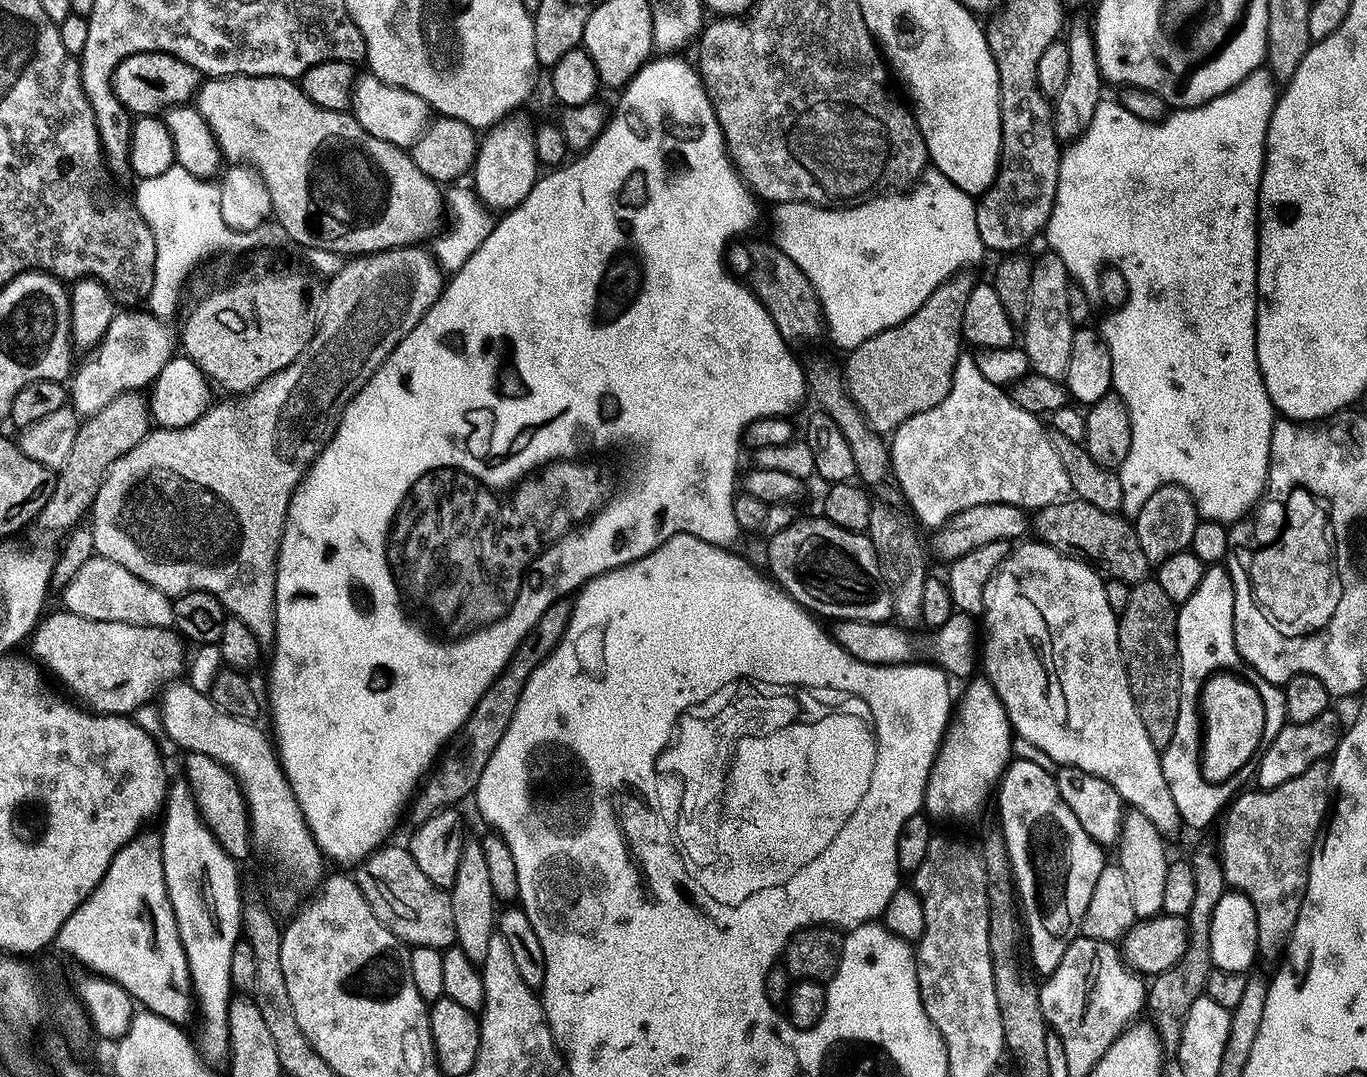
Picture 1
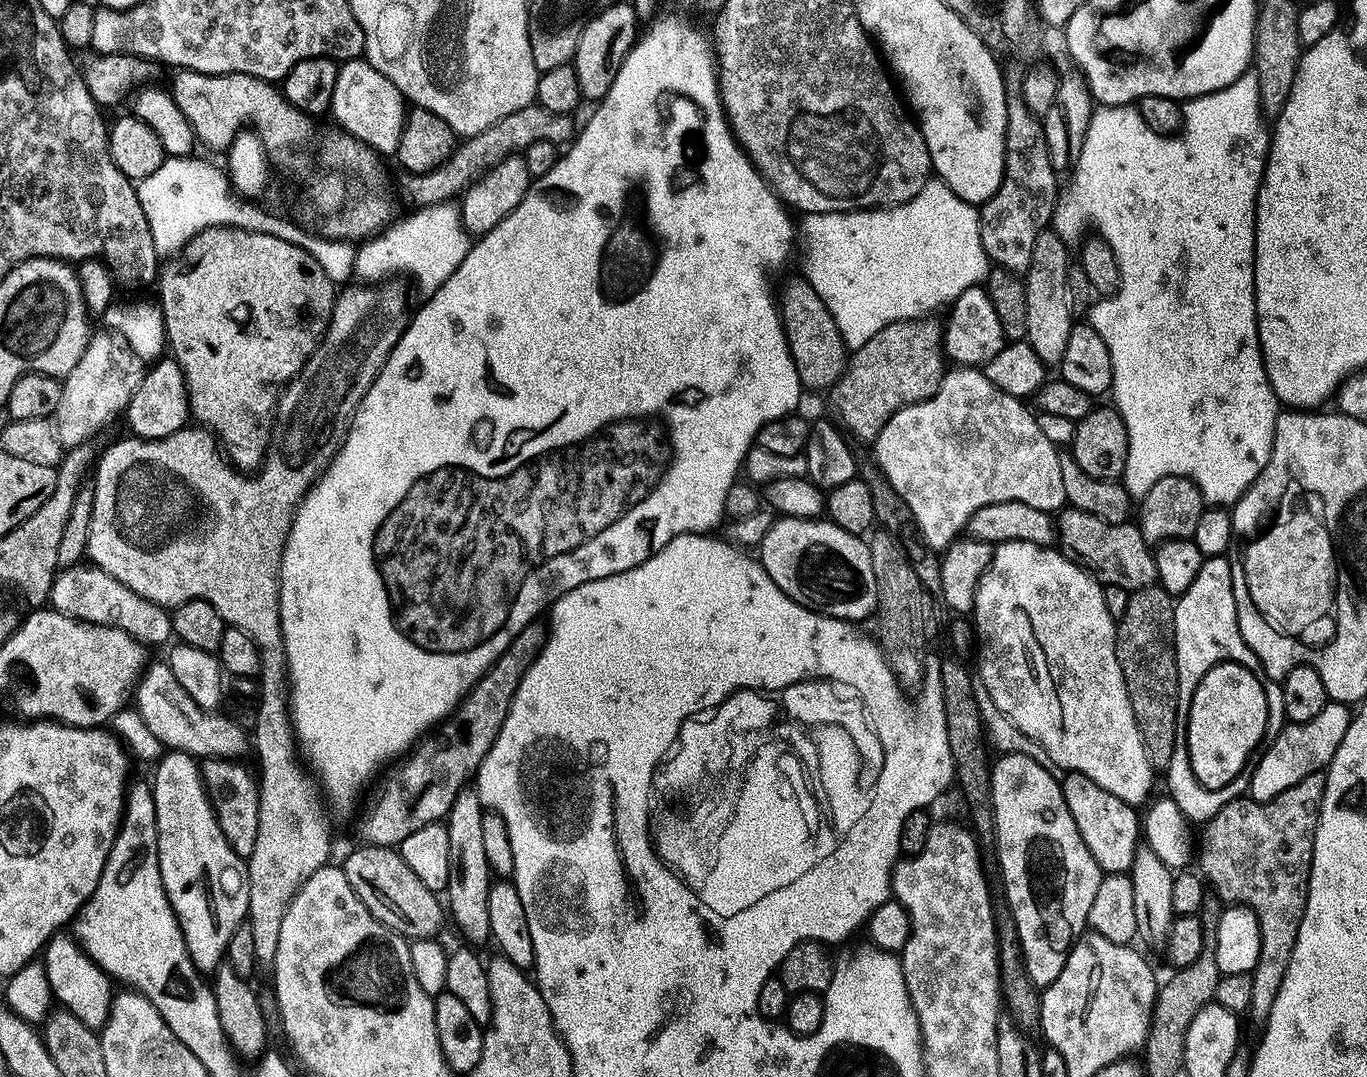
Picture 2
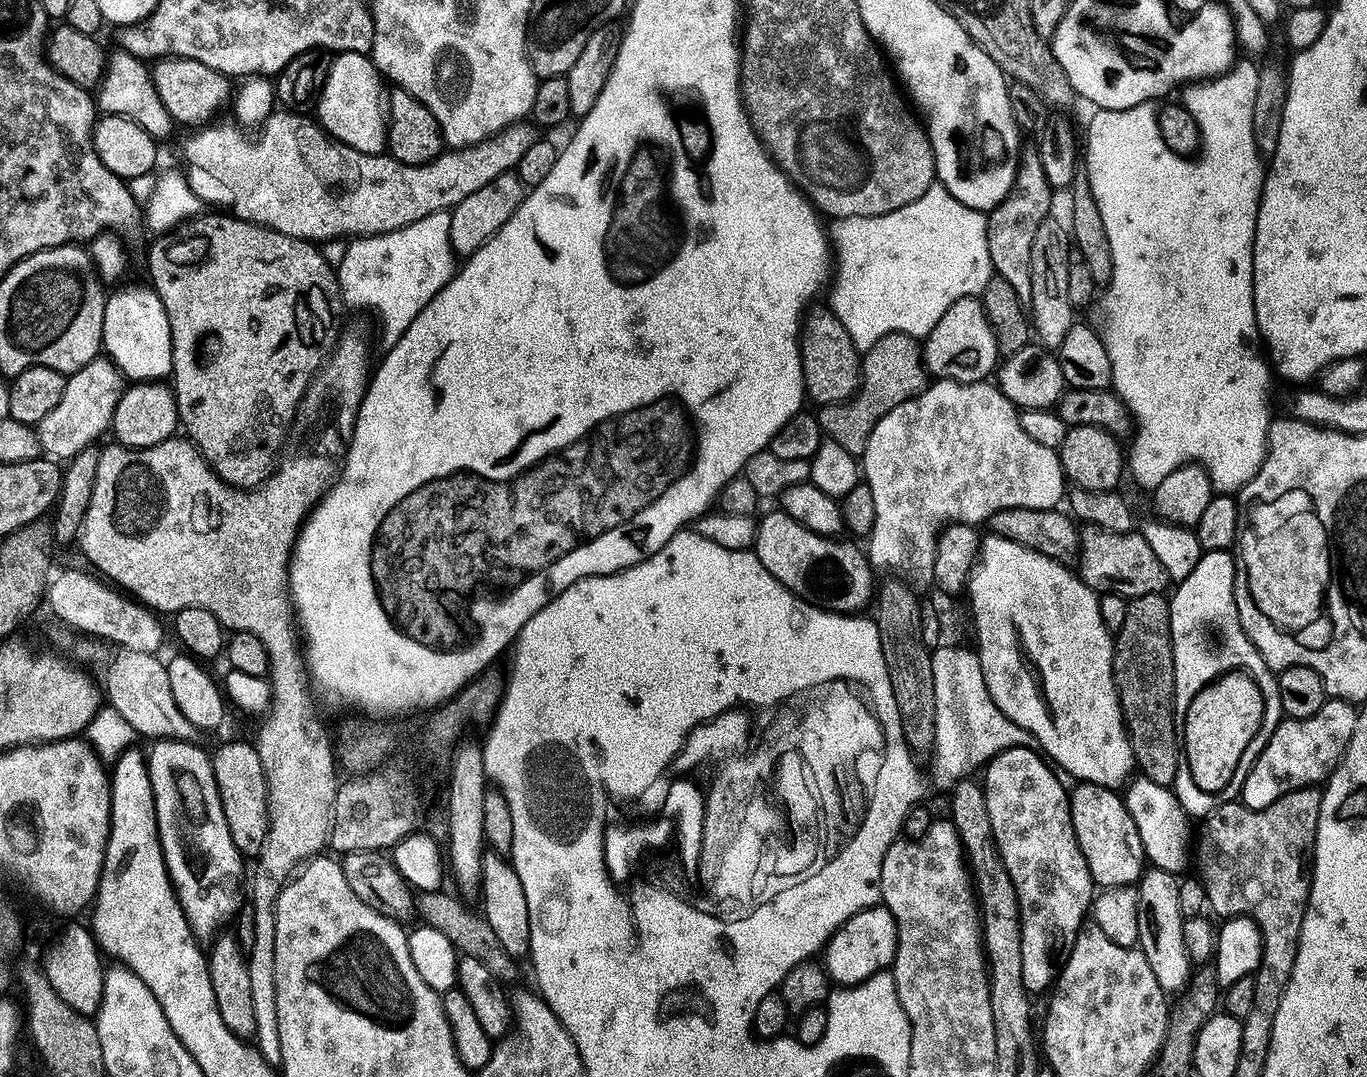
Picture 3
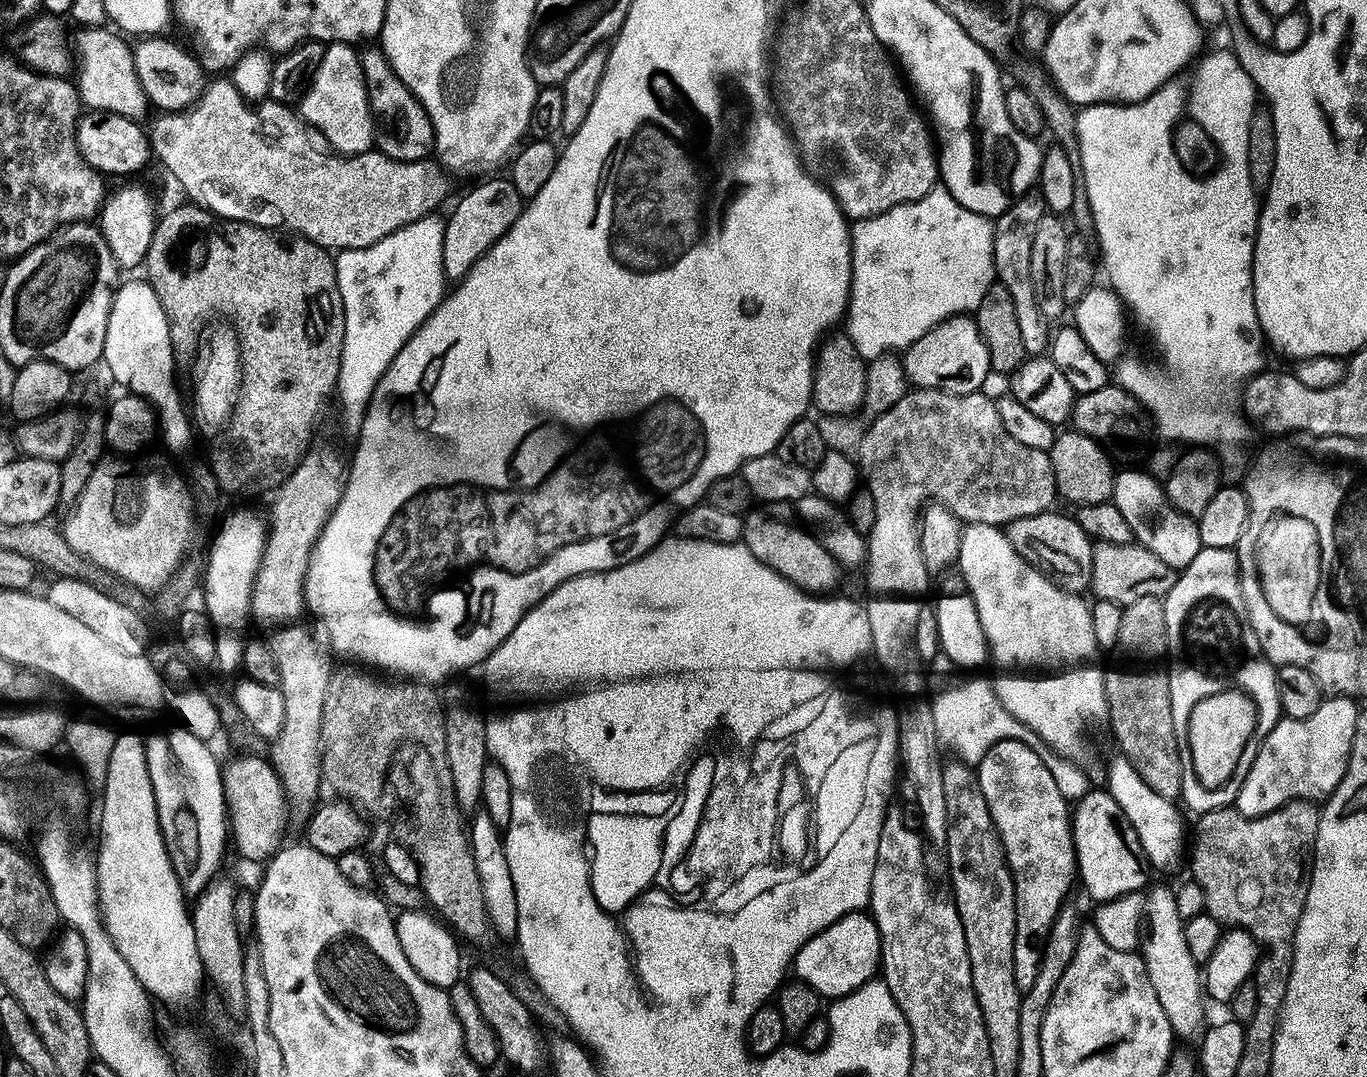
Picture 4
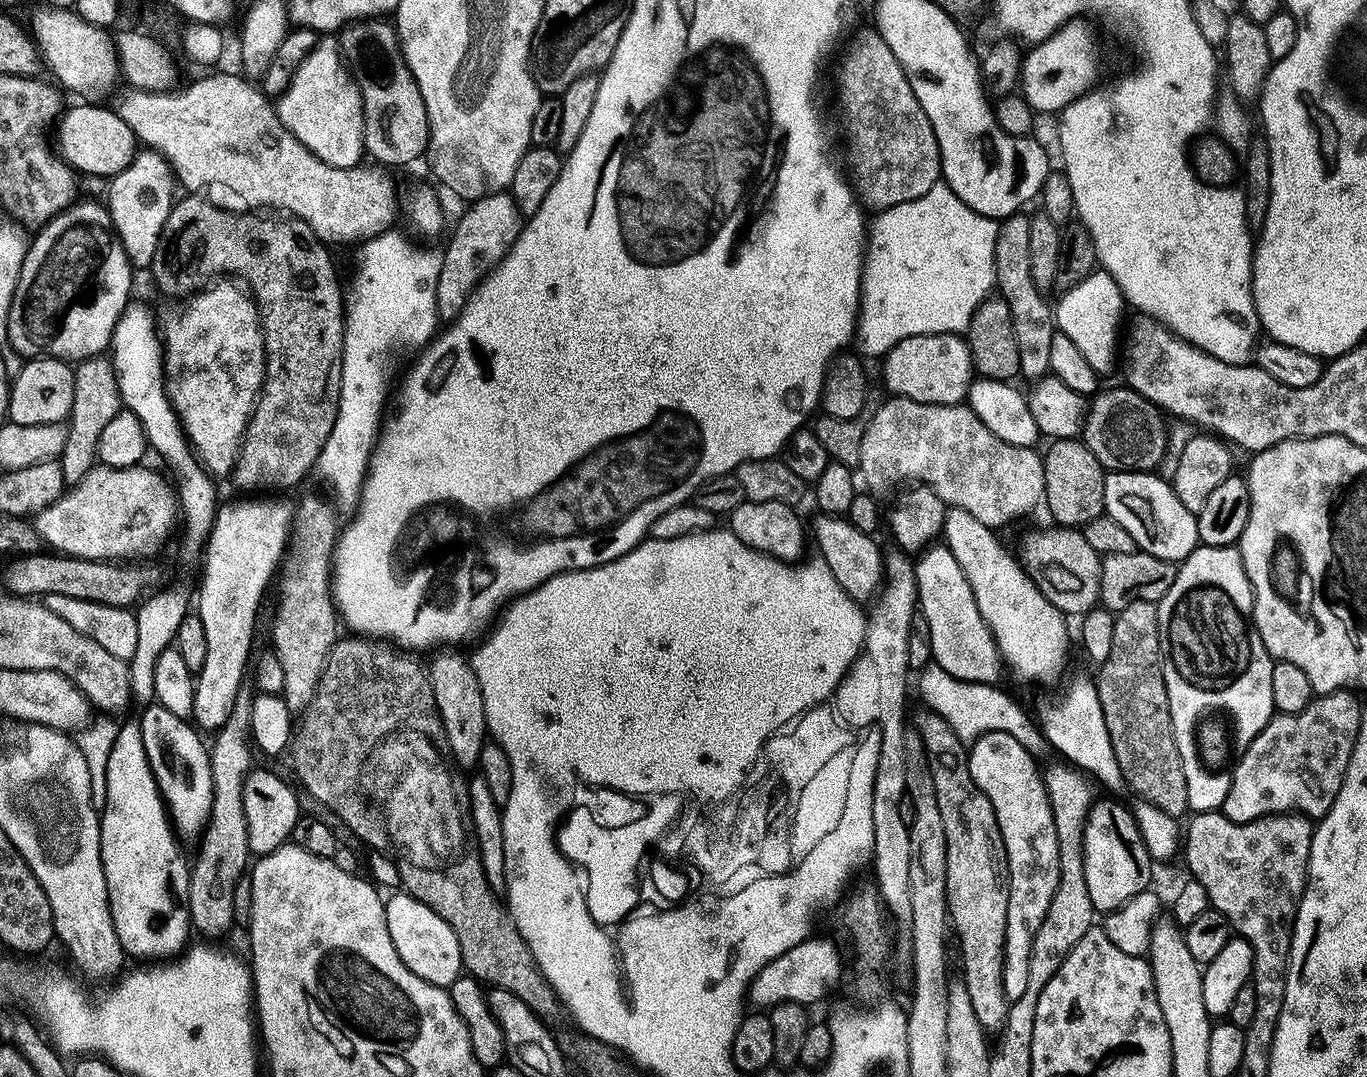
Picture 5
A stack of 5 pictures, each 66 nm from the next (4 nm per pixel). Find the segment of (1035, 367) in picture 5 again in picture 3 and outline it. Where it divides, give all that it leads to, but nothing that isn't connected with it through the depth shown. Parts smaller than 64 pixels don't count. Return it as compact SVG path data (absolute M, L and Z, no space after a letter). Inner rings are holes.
M1025 151L1020 157L1014 186L1006 194L1006 198L1002 198L1002 202L998 202L998 206L986 216L986 246L990 250L993 273L1006 278L1006 282L1014 286L1014 294L1018 294L1021 302L1030 301L1030 246L1034 242L1034 233L1038 226L1042 226L1042 222L1049 219L1052 195L1054 189L1046 180L1038 152Z

